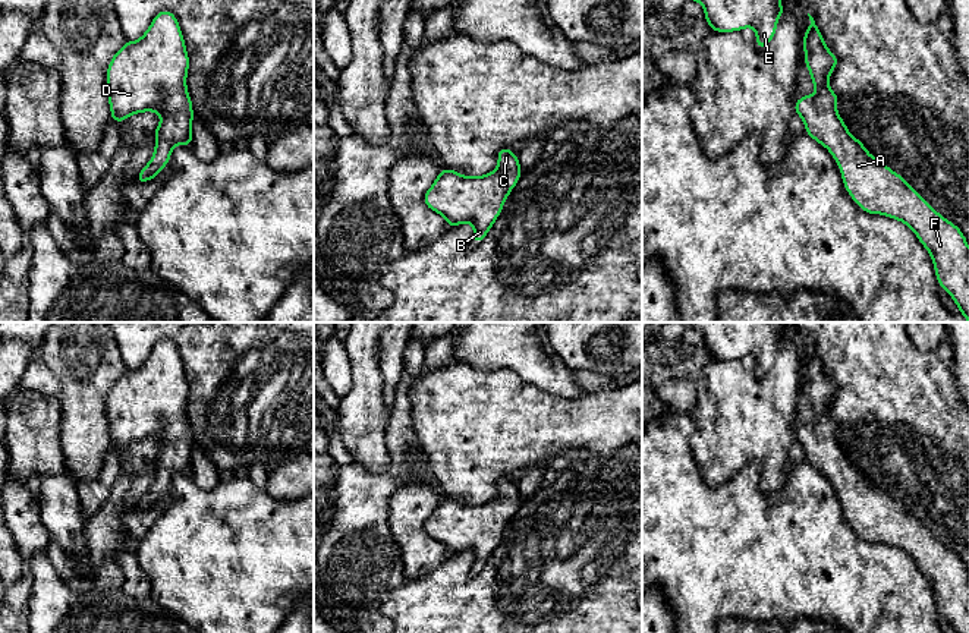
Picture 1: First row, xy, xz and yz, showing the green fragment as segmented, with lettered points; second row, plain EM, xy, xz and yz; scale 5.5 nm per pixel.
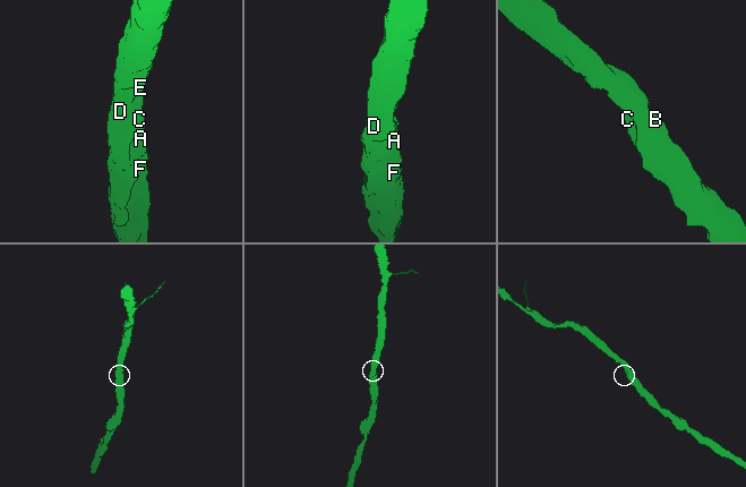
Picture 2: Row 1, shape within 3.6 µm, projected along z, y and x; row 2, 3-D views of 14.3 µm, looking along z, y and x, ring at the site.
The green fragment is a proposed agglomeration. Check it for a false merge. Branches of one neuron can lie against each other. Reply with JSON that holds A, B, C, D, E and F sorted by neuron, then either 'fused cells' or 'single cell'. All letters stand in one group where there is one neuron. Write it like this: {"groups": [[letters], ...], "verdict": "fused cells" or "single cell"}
{"groups": [["A", "B", "C", "D", "E", "F"]], "verdict": "single cell"}

